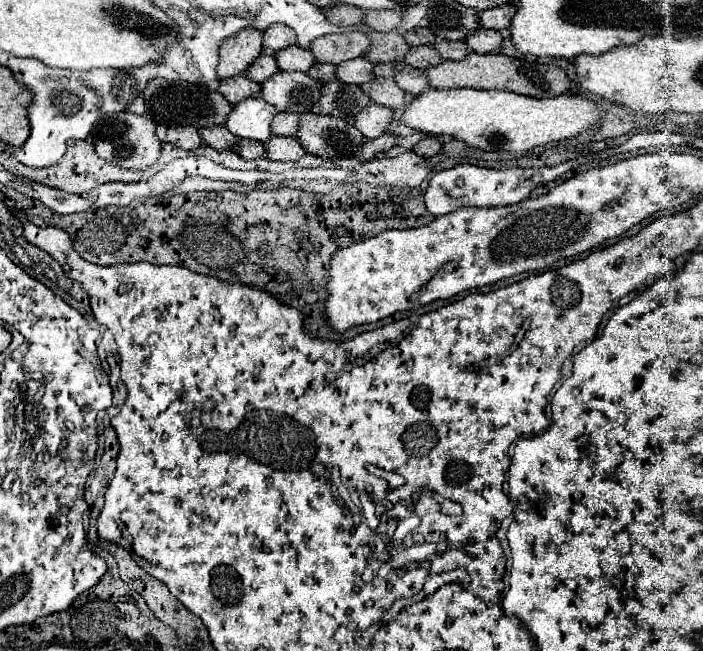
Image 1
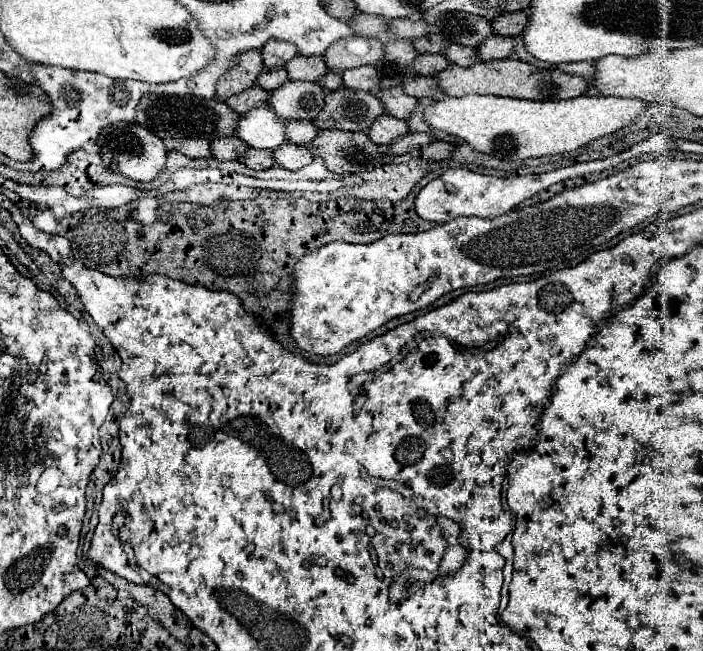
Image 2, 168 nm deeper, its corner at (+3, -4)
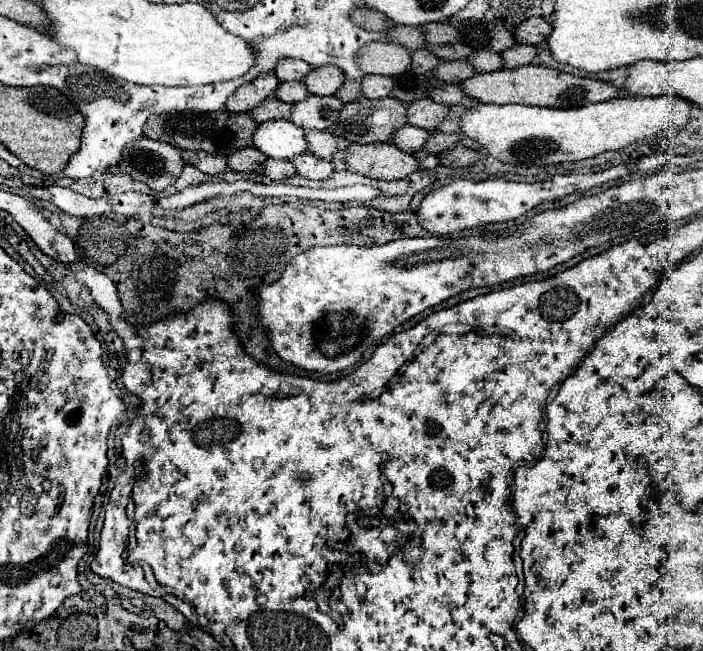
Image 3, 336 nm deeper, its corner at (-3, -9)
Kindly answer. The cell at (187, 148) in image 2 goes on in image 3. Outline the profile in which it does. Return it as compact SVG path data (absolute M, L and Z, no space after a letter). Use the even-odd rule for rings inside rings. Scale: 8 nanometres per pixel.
M196 152L196 156L192 158L192 166L196 166L198 170L216 176L216 174L224 174L228 170L228 162L226 156L212 156L206 152Z

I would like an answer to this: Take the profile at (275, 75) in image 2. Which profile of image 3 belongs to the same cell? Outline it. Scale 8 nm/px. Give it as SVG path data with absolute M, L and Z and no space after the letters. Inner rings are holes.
M290 82L290 84L280 84L276 98L290 102L290 104L296 104L296 102L308 98L308 96L310 96L310 92L308 92L304 82Z

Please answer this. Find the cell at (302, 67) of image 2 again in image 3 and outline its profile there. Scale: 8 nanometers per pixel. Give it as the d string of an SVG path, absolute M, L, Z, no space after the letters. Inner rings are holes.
M322 66L310 72L310 76L306 76L306 86L310 88L312 94L318 96L334 96L336 90L344 84L346 76L340 68L336 66Z

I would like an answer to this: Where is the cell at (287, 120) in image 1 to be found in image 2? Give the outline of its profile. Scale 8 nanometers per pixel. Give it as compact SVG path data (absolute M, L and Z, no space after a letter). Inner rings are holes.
M288 121L284 133L290 143L308 145L316 137L318 129L312 125L312 121Z

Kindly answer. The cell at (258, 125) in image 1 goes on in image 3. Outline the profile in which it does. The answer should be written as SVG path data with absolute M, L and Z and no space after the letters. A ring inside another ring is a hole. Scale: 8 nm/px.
M268 120L254 134L254 146L268 158L292 160L308 150L304 130L290 120Z

